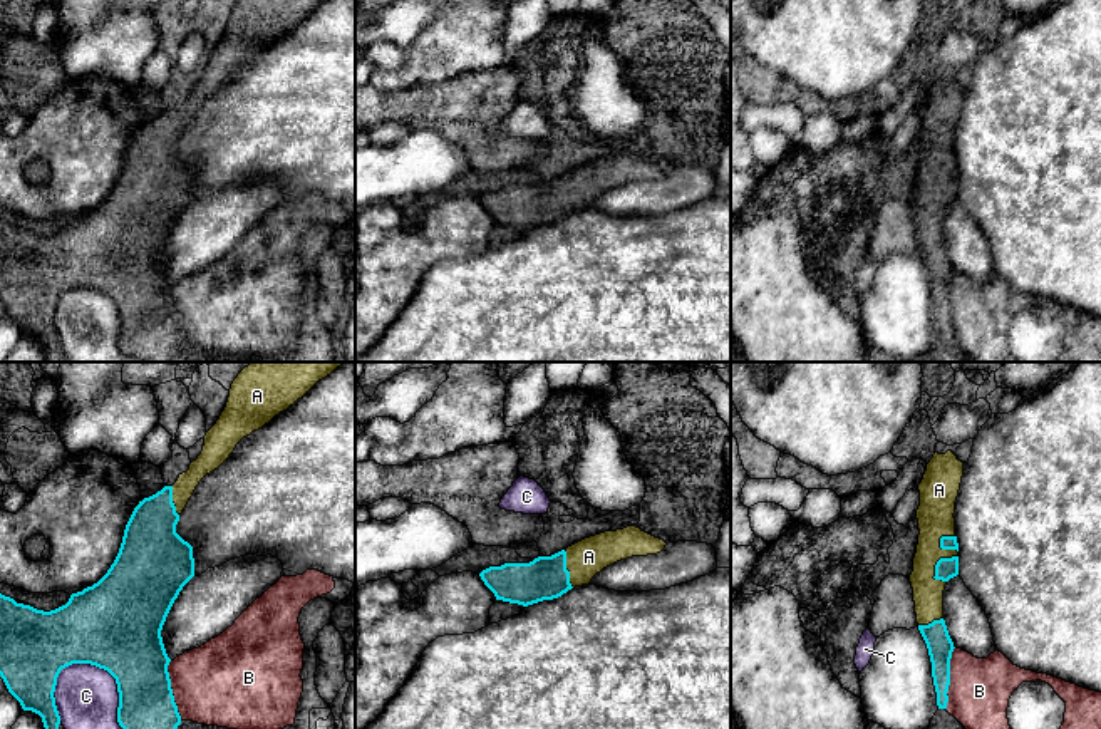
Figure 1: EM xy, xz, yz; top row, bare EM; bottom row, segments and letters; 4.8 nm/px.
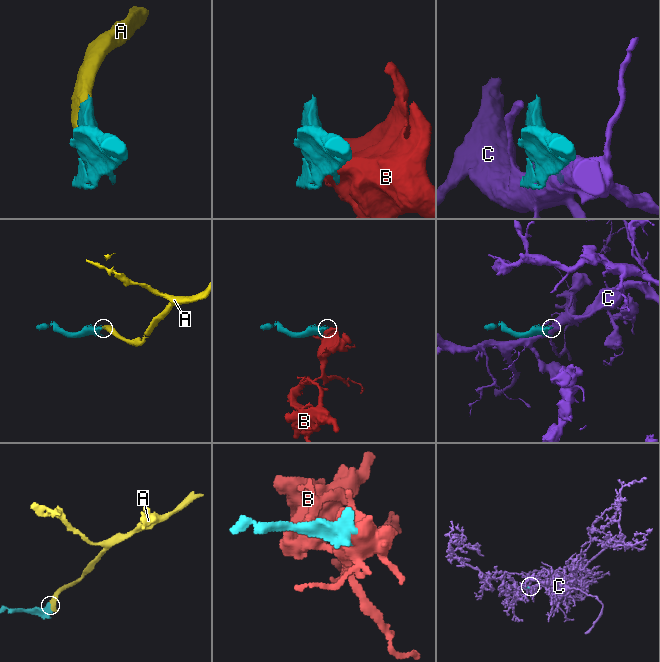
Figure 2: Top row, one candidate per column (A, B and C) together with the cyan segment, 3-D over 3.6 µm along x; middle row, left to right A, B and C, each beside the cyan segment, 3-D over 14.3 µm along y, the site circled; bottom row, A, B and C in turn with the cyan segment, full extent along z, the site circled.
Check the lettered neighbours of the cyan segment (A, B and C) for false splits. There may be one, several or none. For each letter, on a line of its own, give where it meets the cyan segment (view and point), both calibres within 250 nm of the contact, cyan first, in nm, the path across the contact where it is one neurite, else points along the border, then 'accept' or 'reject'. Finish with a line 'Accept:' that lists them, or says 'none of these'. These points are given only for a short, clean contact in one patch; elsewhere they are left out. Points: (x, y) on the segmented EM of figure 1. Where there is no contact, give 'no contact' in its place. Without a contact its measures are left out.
A: meets cyan in yz at (937, 562); 110 nm thick on the cyan side, 180 nm on the other; accept
B: meets cyan in yz at (949, 679); 120 nm thick on the cyan side, 300 nm on the other; reject
C: meets cyan in xy at (111, 674); 440 nm thick on the cyan side, 300 nm on the other; reject
Accept: A

